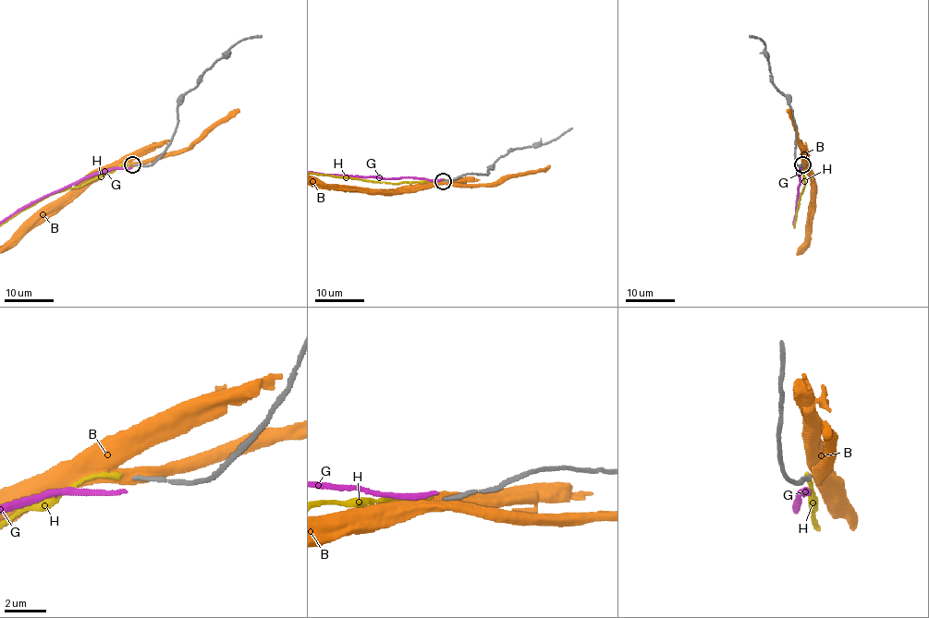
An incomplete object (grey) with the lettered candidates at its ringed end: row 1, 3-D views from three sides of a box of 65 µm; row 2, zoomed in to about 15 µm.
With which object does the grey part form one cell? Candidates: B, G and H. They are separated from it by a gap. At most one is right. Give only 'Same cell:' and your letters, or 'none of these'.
Same cell: H

